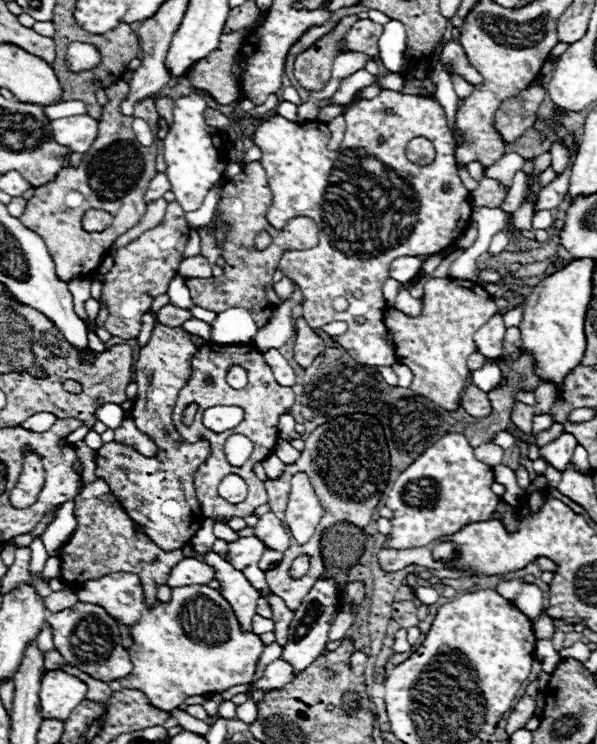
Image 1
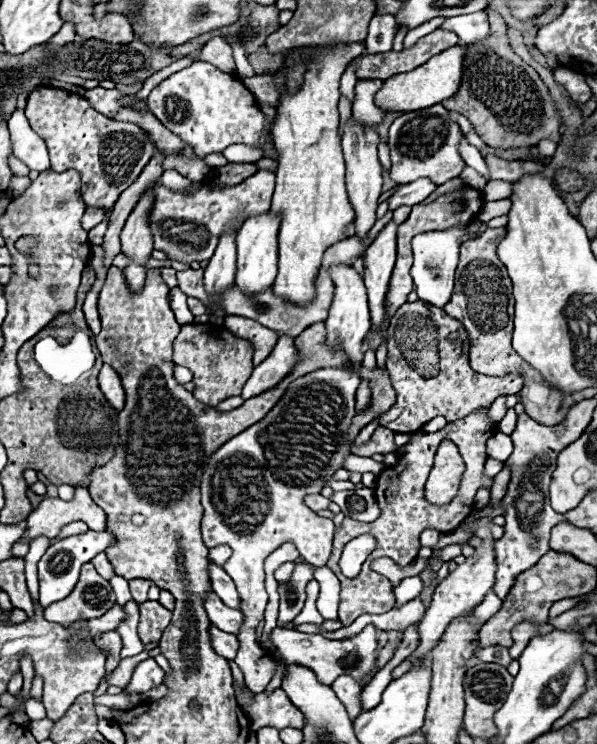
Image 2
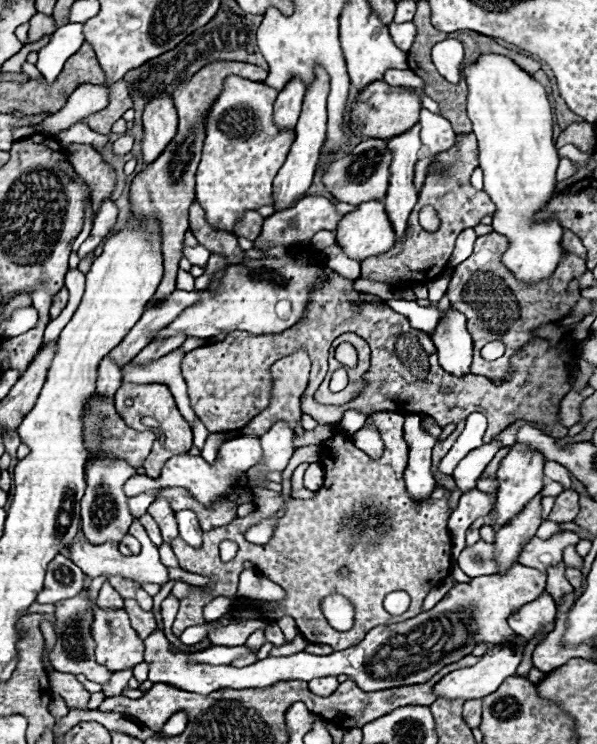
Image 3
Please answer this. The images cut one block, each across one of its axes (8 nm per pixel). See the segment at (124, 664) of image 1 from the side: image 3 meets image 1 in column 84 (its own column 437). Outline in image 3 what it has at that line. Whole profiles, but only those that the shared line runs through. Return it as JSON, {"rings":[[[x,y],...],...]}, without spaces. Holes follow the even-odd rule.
{"rings":[[[514,564],[504,574],[478,576],[468,584],[456,584],[432,610],[422,612],[406,622],[372,628],[358,646],[332,652],[328,656],[314,656],[306,652],[292,656],[268,656],[244,668],[230,664],[190,664],[188,654],[172,652],[164,632],[156,630],[144,640],[144,662],[148,662],[150,666],[148,680],[154,684],[162,682],[178,690],[198,694],[210,694],[220,688],[266,688],[280,680],[310,682],[310,678],[320,678],[326,674],[346,674],[364,692],[428,682],[446,664],[458,662],[458,658],[470,654],[476,644],[484,642],[488,646],[494,646],[514,638],[514,630],[510,630],[508,618],[514,614],[514,610],[522,608],[526,602],[534,602],[534,598],[540,598],[544,594],[546,578],[548,574],[542,570]]]}

